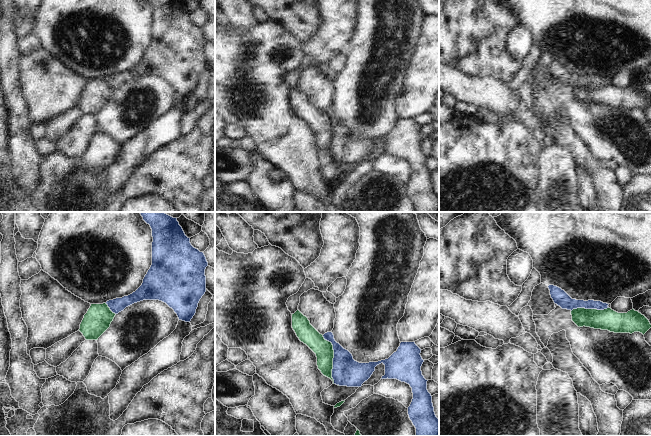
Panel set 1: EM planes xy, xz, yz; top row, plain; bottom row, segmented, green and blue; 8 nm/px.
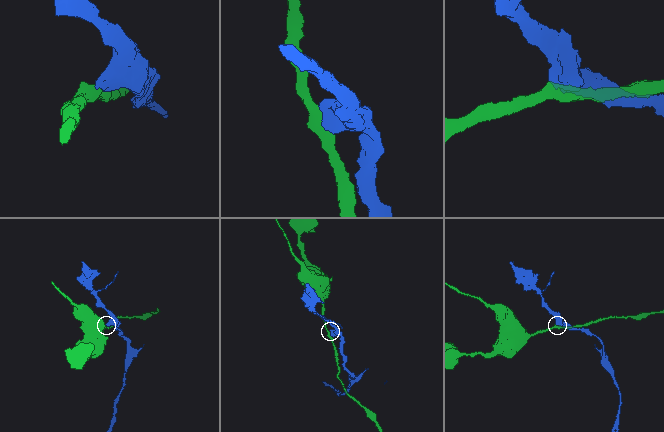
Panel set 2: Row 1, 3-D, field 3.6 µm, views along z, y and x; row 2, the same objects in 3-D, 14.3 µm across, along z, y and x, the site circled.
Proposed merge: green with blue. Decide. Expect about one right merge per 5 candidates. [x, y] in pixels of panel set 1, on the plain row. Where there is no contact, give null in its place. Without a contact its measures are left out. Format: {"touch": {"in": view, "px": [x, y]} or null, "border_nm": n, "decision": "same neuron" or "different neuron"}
{"touch": {"in": "xz", "px": [333, 133]}, "border_nm": 400, "decision": "different neuron"}

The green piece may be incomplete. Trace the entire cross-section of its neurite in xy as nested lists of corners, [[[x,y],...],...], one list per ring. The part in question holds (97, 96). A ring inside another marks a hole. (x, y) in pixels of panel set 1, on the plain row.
[[[106,79],[91,80],[80,100],[79,107],[86,116],[98,116],[98,114],[110,103],[115,93]]]

